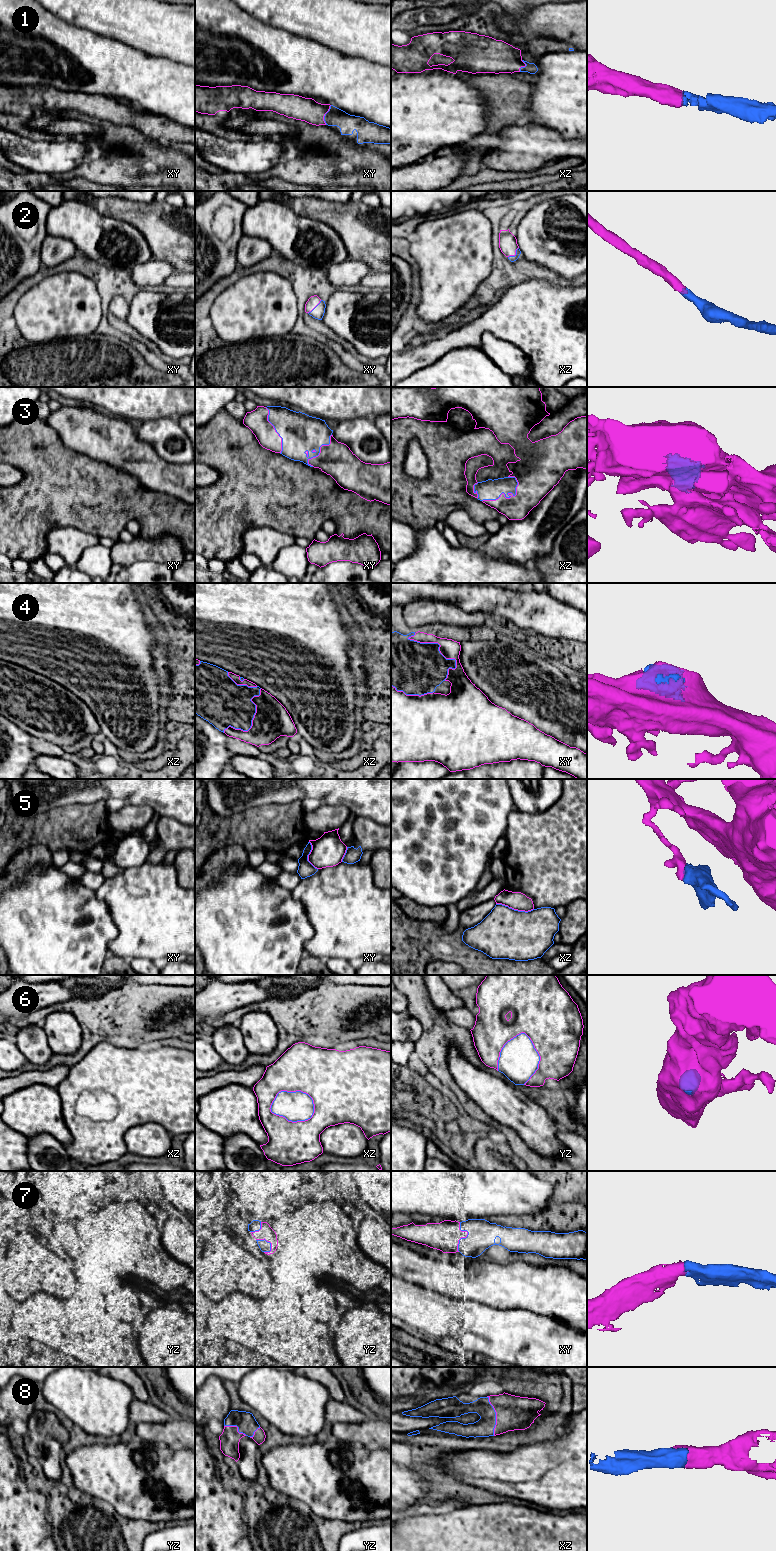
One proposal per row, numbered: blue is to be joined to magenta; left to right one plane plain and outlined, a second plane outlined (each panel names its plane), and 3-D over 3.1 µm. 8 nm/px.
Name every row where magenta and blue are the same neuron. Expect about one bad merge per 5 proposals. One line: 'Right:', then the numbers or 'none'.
Right: 1, 2, 3, 4, 6, 7, 8

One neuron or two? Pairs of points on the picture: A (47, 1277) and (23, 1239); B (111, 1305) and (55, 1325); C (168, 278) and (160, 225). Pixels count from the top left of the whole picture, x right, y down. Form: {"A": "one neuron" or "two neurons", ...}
{"A": "one neuron", "B": "two neurons", "C": "two neurons"}

